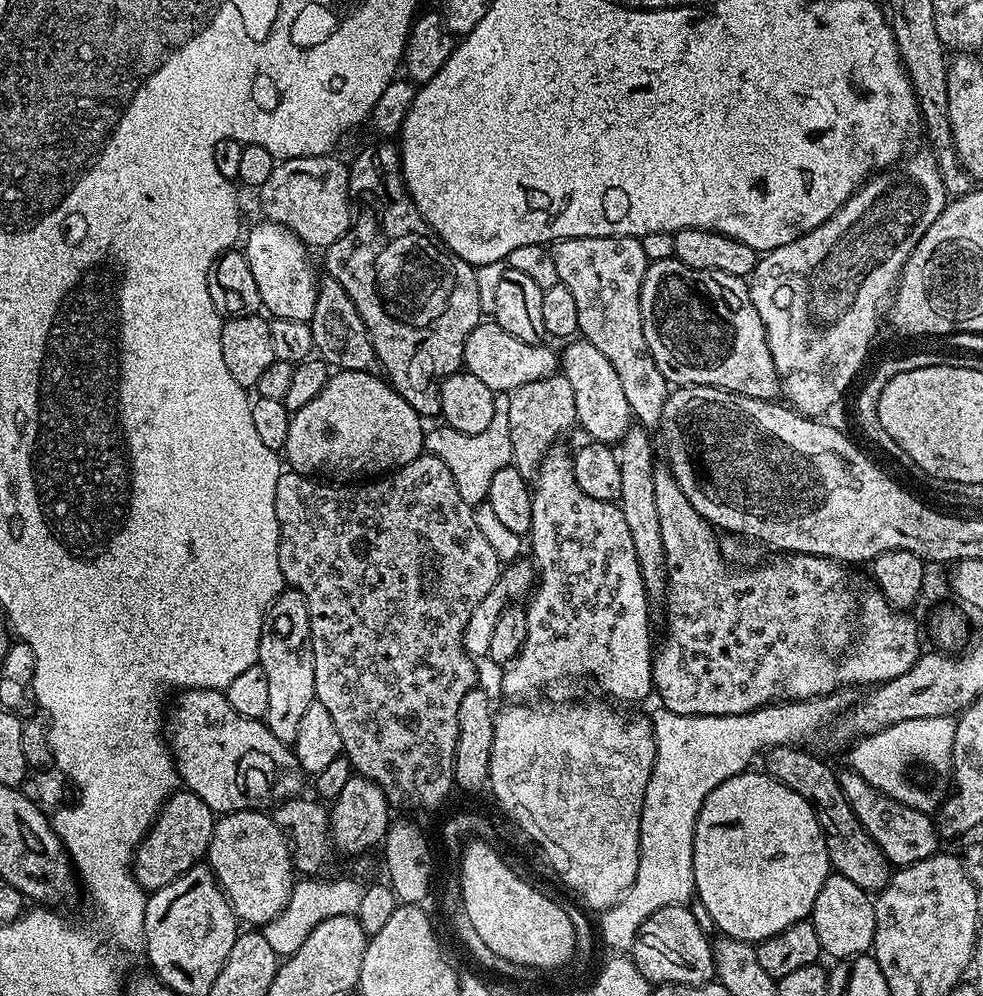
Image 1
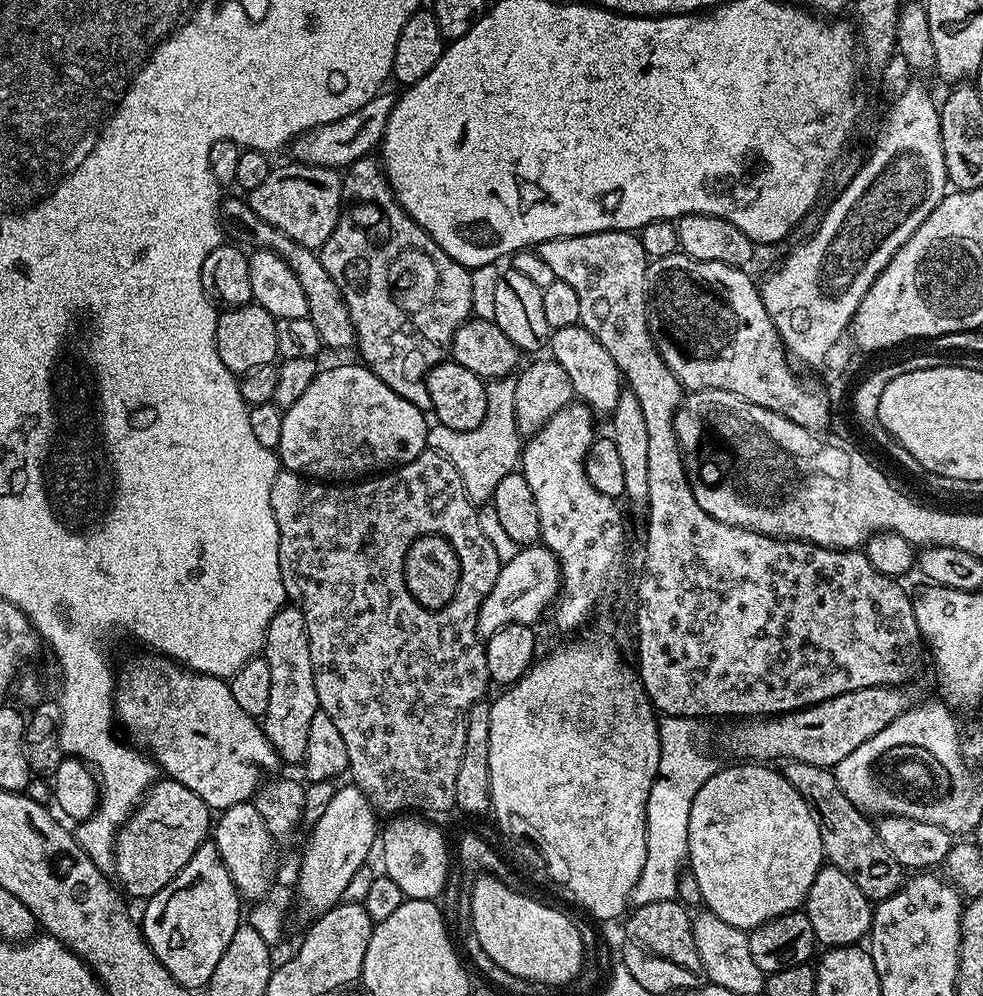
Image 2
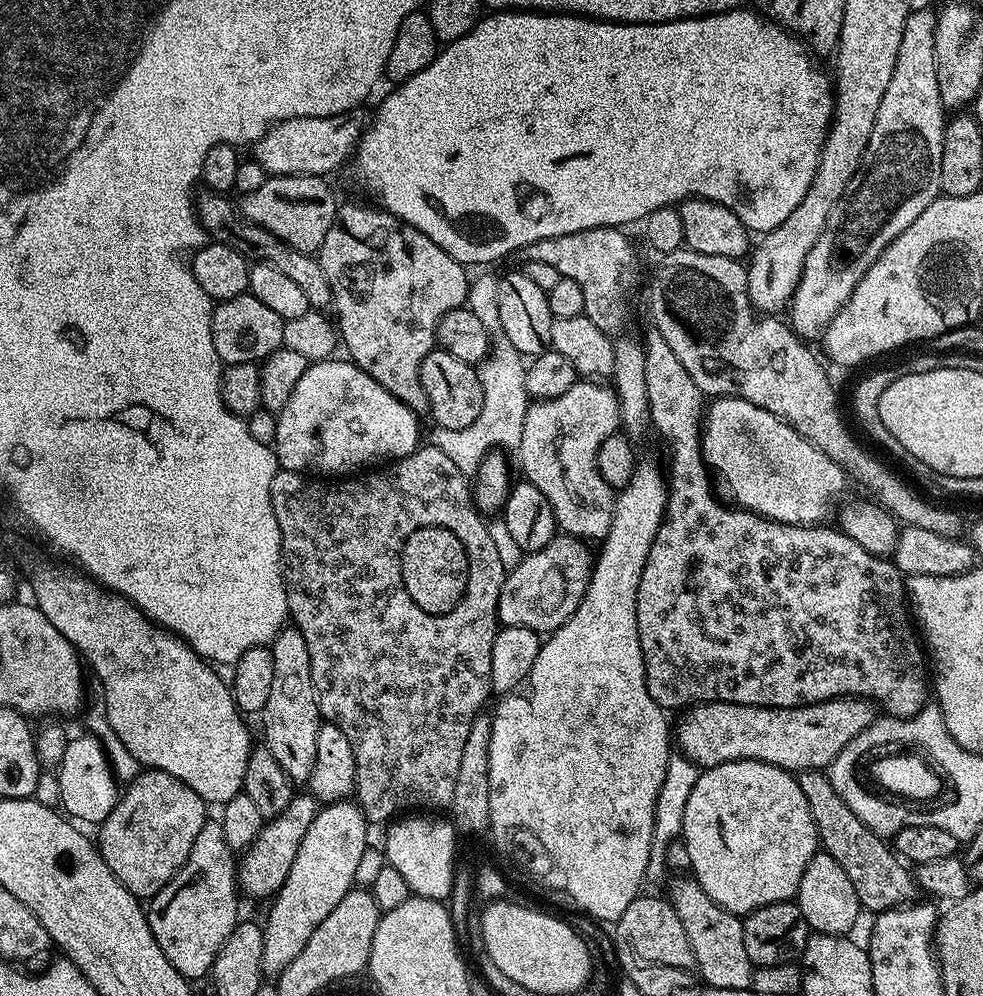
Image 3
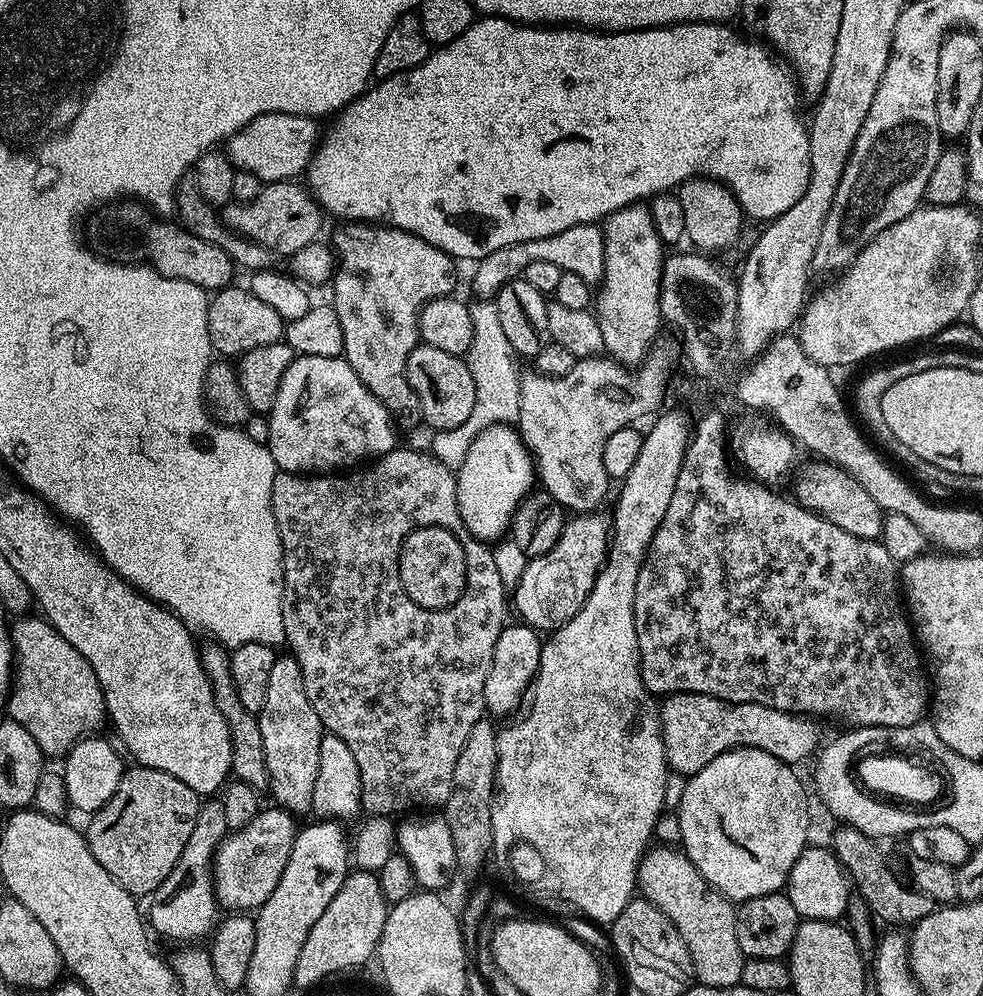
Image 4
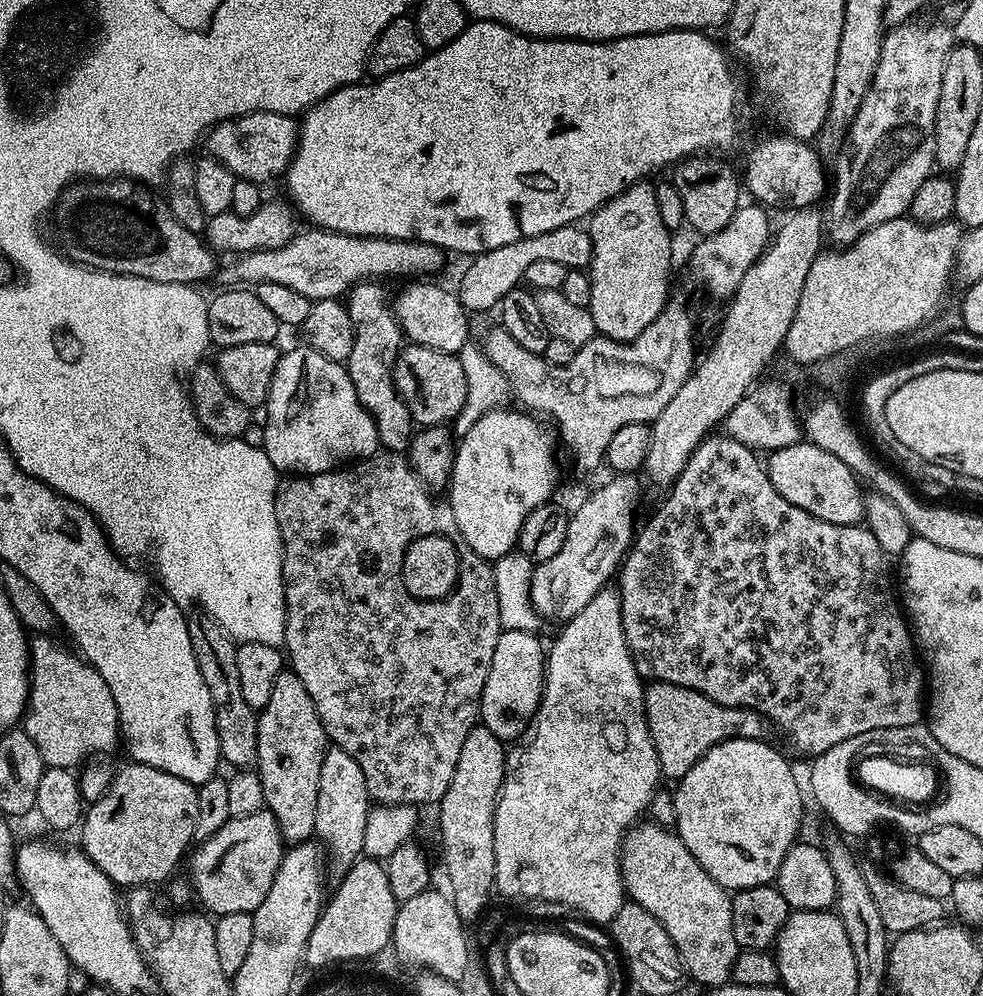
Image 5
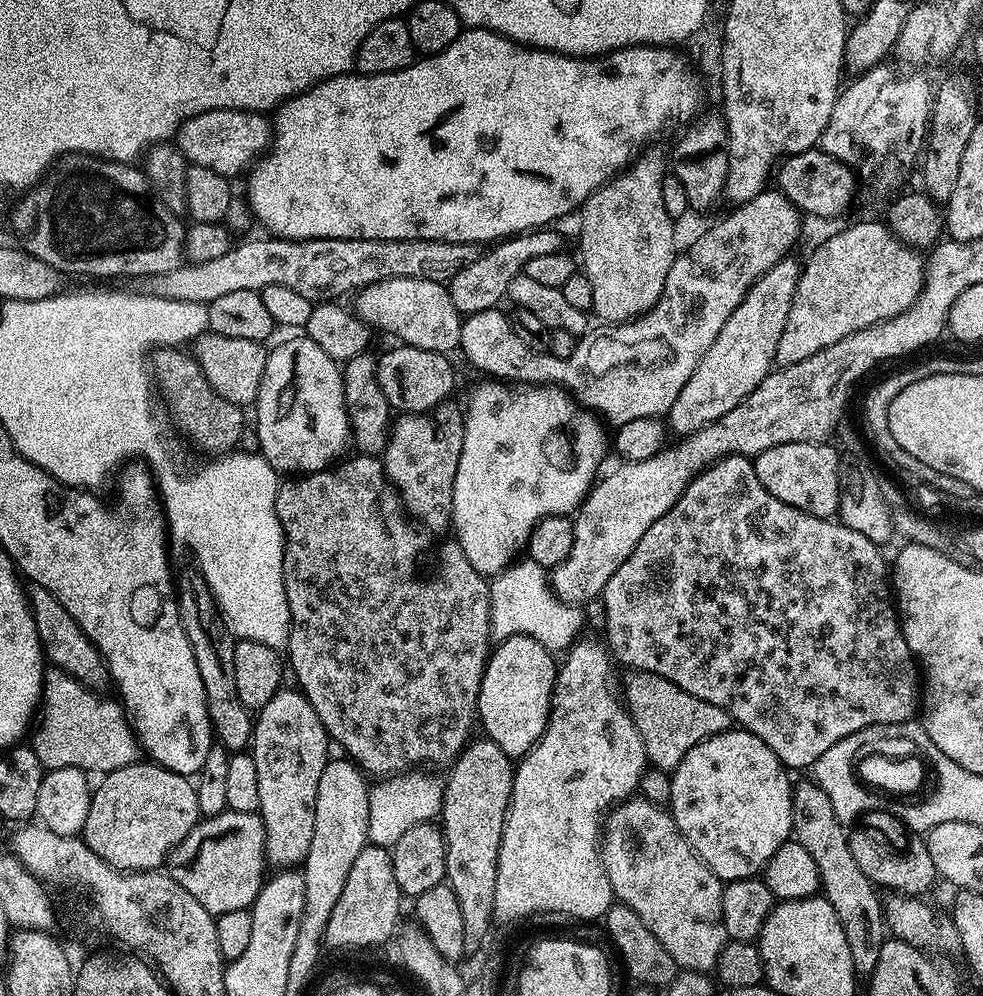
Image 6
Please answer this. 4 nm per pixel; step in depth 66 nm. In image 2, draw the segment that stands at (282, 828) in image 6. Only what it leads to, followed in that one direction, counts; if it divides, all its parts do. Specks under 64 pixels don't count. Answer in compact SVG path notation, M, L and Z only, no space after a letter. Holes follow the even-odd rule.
M285 606L276 611L274 618L270 618L270 626L264 635L262 658L266 666L270 666L270 702L266 705L266 714L262 717L264 733L285 765L299 765L306 754L306 738L310 738L310 722L314 722L314 714L320 711L318 690L314 690L310 638L306 630L306 618L302 618L300 608Z

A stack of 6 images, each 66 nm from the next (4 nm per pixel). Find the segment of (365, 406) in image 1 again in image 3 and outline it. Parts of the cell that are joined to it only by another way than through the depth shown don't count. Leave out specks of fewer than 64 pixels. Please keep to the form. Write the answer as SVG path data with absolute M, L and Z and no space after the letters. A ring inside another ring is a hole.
M329 358L327 360L318 360L309 363L306 374L302 374L298 378L298 382L294 386L290 398L284 403L284 409L277 415L274 451L276 453L277 465L285 472L315 474L320 478L344 478L349 474L359 473L361 470L367 469L372 465L380 466L385 462L406 458L410 453L416 451L418 445L421 443L420 424L416 421L419 420L417 413L411 412L406 405L398 402L398 398L394 398L394 394L390 394L385 388L378 386L378 382L374 382L374 378L370 378L370 374L366 374L358 365L353 364L351 360L347 358L341 358L341 360L336 359Z

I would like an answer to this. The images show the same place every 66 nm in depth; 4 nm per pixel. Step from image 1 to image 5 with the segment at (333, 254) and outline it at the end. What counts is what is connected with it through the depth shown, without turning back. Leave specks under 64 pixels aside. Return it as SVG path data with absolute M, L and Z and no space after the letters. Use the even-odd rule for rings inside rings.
M361 282L347 293L346 307L356 333L346 367L350 382L354 384L357 402L374 418L376 429L380 432L380 444L385 449L403 453L412 441L414 421L406 402L394 386L392 363L396 360L406 337L400 330L388 292L382 285L380 282Z

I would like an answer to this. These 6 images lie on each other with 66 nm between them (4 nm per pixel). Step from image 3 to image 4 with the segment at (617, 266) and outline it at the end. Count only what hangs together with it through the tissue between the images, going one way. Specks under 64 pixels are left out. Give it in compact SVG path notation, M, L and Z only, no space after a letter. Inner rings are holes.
M599 223L570 226L570 230L558 230L558 234L550 234L546 238L534 238L530 242L518 242L510 246L502 246L502 250L494 250L486 258L475 265L476 273L472 276L472 288L480 298L492 298L510 281L523 277L526 266L530 262L550 262L558 266L561 272L578 274L582 282L589 286L599 285L604 279L606 266L606 250L604 249L604 230Z

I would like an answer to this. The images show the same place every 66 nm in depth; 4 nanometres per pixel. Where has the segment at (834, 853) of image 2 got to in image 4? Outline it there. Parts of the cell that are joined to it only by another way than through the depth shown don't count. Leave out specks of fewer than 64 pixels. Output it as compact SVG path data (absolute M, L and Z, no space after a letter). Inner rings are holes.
M836 826L832 832L830 847L840 859L840 865L848 874L848 879L854 885L873 917L882 919L888 926L904 926L900 924L915 925L916 921L929 916L936 911L938 905L929 896L922 894L918 889L904 884L892 873L892 868L888 865L888 860L884 857L884 852L871 840L868 832L863 832L851 826Z

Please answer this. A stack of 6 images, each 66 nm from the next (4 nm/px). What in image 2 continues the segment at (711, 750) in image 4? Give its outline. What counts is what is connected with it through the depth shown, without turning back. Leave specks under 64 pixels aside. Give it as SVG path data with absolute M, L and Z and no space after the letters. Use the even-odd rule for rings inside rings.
M866 686L862 690L850 690L846 694L838 694L826 702L811 704L809 708L799 708L796 712L786 712L779 716L767 718L744 718L724 736L724 744L732 752L737 752L744 762L776 762L772 760L810 762L810 766L822 766L835 769L846 754L851 754L857 746L862 746L874 734L886 730L904 712L909 712L917 703L918 698L911 692L911 687L887 688L886 686Z

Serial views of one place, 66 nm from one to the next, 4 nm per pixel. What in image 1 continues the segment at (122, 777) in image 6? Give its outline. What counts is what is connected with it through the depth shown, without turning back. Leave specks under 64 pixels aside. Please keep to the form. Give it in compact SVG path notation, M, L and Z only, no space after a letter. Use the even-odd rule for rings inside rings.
M177 790L169 796L132 857L132 872L145 893L157 892L207 857L216 821L212 808L193 792Z

